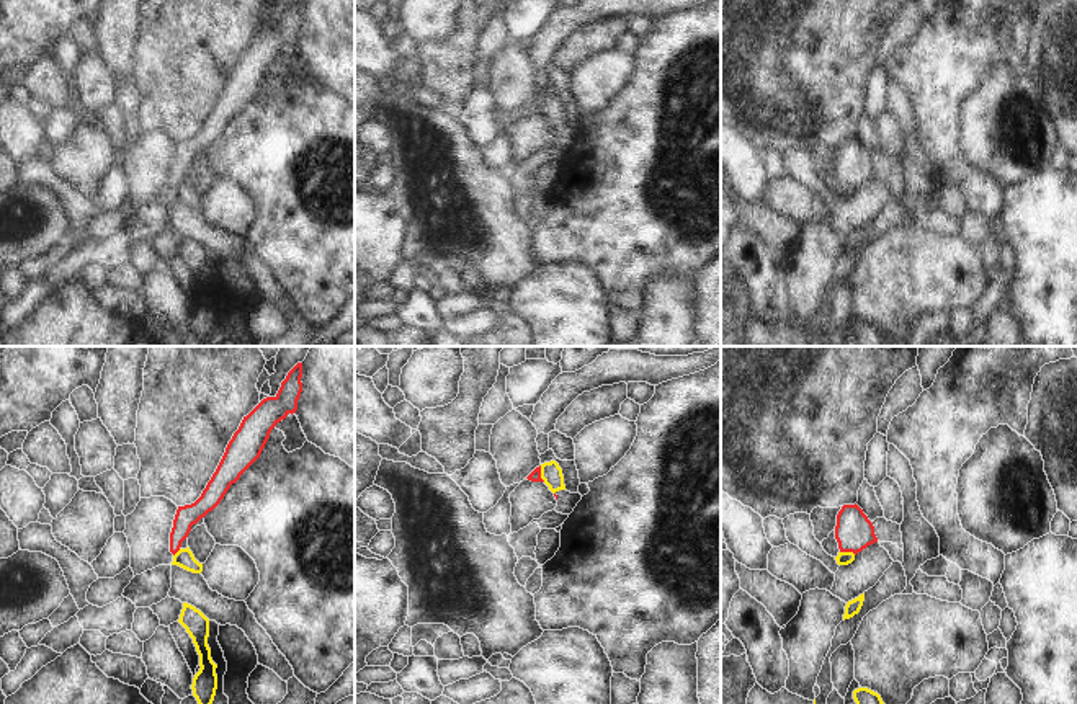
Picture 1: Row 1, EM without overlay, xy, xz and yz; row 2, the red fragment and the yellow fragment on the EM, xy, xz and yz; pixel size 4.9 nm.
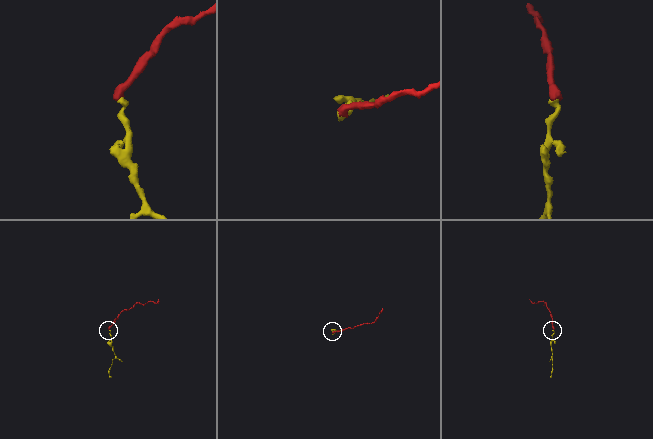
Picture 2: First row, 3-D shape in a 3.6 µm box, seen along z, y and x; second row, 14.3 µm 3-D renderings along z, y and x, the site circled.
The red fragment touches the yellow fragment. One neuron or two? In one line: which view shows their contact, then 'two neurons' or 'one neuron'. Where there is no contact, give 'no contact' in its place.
contact in xz; one neuron

